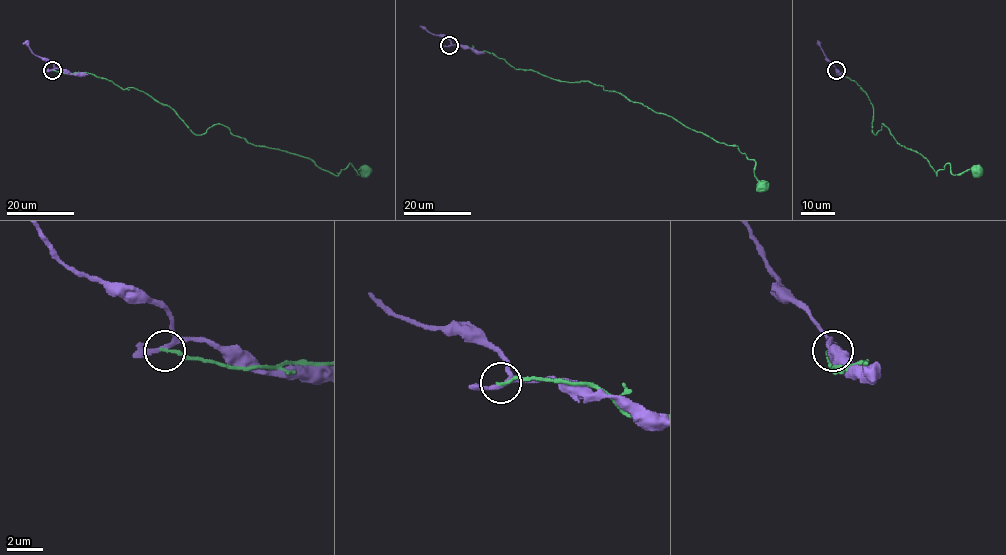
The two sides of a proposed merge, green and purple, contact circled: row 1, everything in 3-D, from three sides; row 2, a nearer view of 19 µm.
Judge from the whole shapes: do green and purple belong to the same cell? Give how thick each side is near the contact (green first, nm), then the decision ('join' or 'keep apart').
170/190 nm | keep apart

